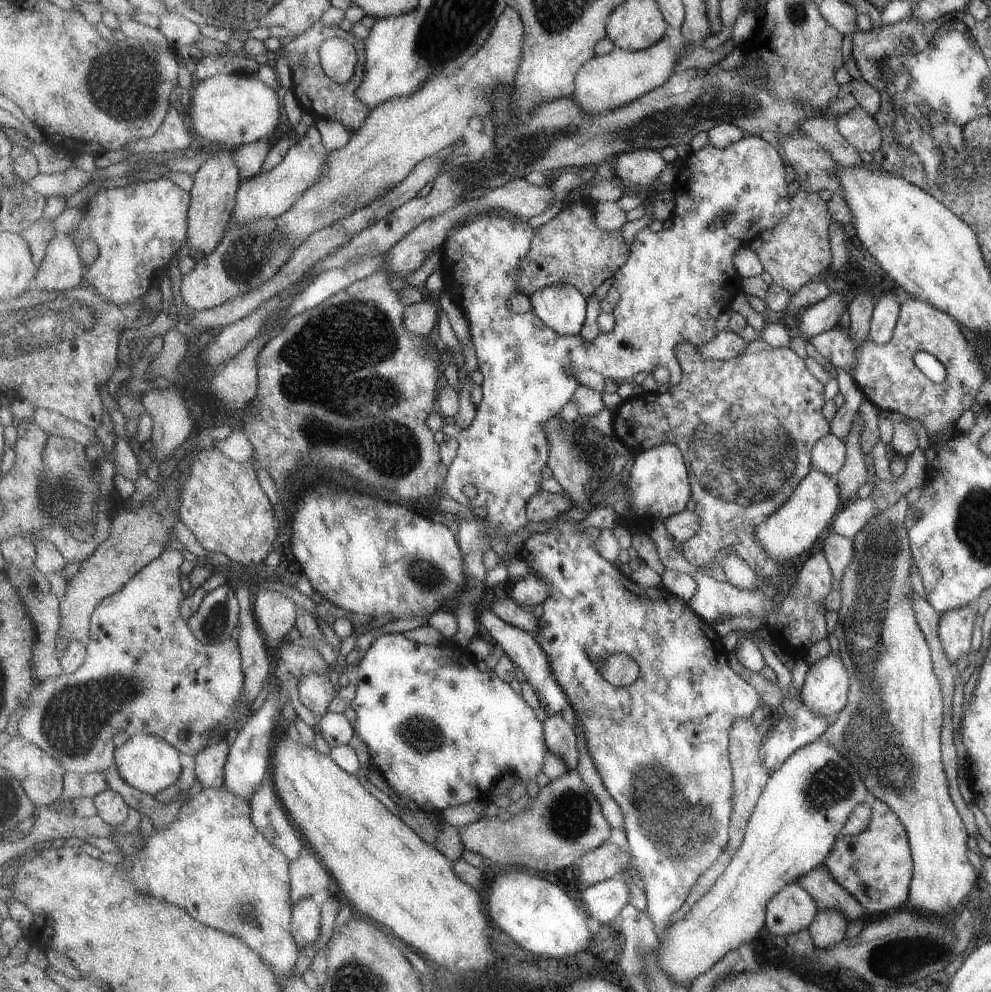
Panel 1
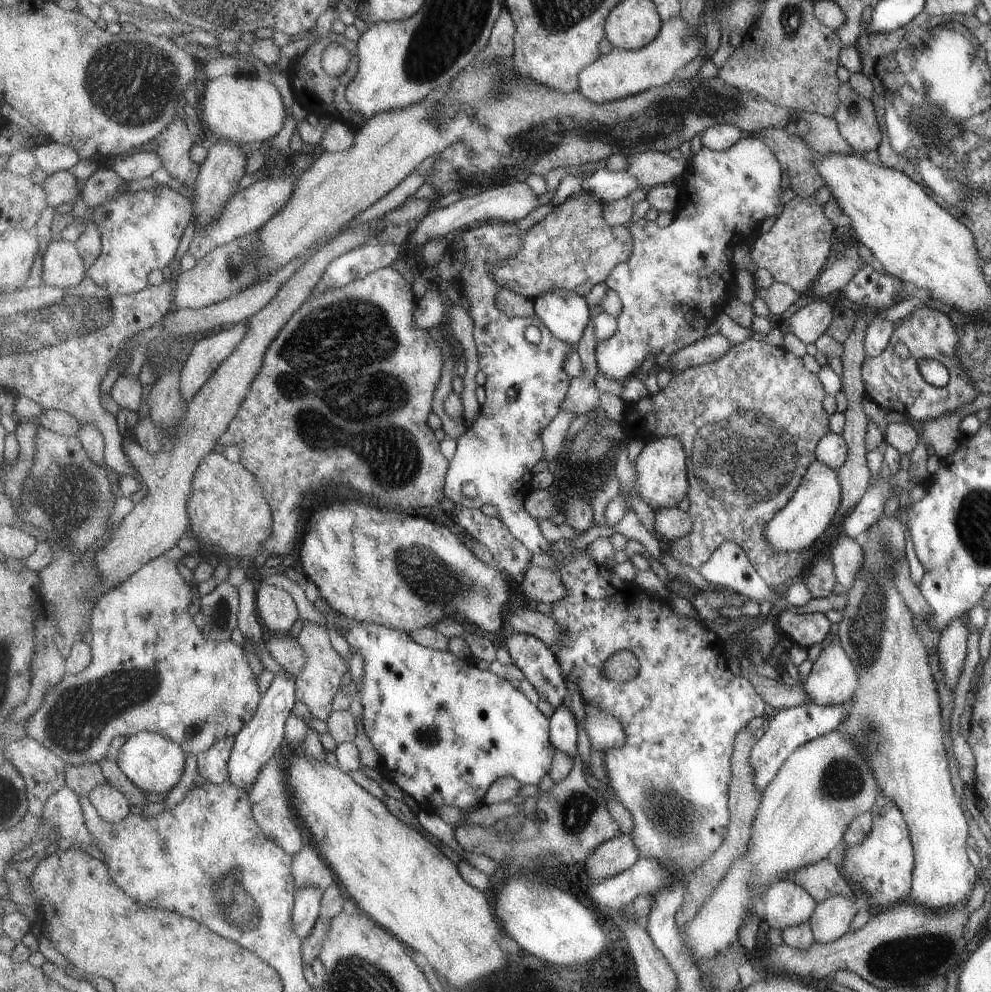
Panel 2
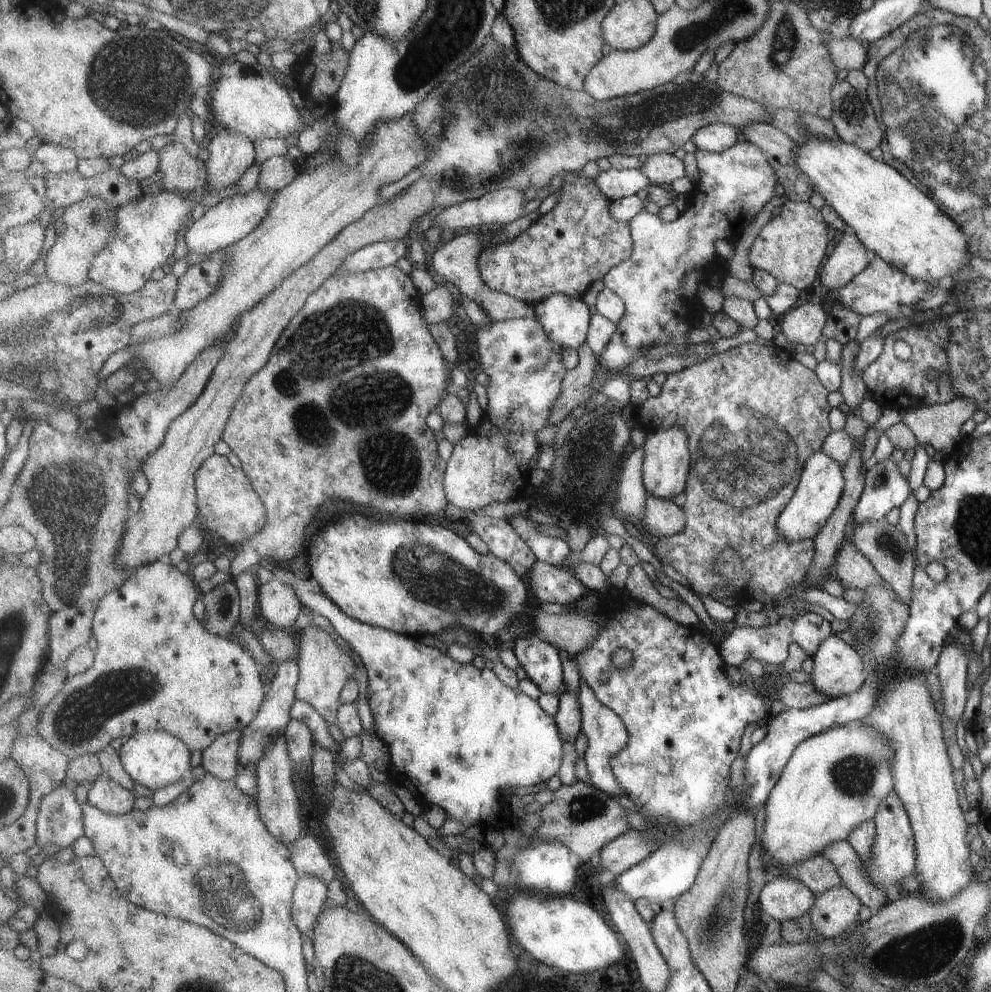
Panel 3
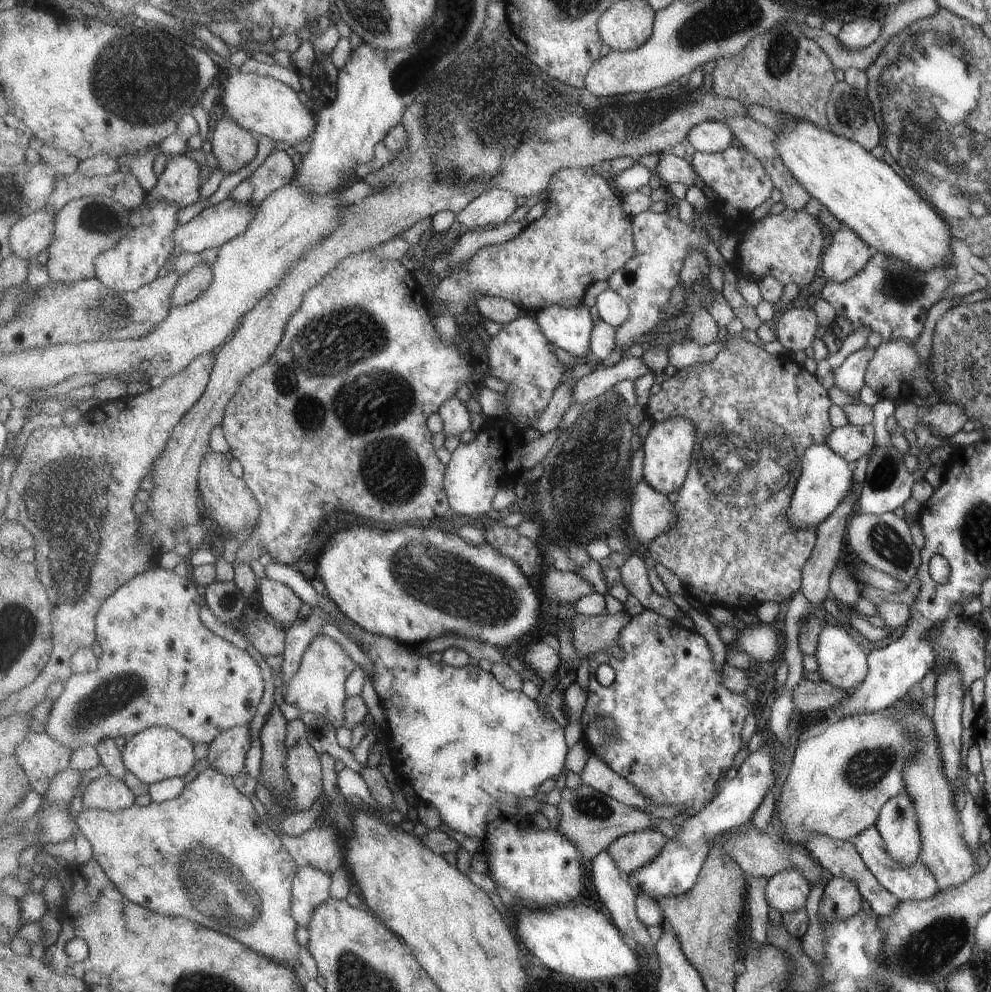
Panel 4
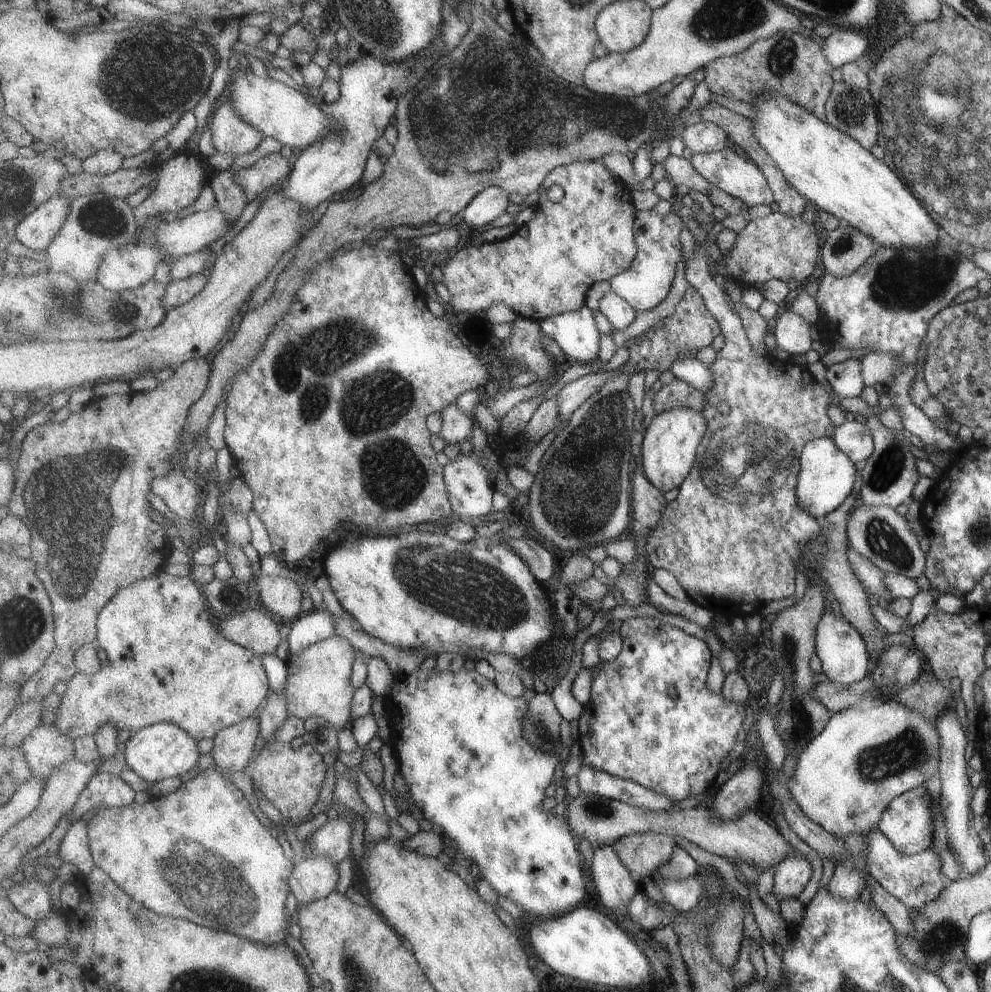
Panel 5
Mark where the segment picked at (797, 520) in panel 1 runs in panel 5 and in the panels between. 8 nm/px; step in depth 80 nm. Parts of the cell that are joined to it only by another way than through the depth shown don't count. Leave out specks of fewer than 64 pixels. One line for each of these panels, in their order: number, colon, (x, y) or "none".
2: (802, 522)
3: (819, 494)
4: (825, 482)
5: (827, 474)

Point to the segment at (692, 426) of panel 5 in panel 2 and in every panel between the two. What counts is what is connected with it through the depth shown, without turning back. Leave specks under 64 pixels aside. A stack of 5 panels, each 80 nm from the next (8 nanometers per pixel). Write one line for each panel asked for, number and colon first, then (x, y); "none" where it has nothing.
2: (663, 481)
3: (667, 464)
4: (669, 446)

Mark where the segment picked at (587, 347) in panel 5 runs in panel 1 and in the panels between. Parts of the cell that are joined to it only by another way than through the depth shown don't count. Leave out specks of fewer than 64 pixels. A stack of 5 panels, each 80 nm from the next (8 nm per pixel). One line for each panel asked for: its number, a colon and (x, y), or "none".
1: (563, 308)
2: (566, 314)
3: (567, 321)
4: (571, 329)

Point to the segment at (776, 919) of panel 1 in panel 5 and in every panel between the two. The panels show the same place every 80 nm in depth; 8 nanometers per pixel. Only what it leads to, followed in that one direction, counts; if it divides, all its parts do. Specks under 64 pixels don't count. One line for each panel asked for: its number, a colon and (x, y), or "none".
2: (784, 904)
3: (783, 898)
4: (787, 890)
5: (791, 874)

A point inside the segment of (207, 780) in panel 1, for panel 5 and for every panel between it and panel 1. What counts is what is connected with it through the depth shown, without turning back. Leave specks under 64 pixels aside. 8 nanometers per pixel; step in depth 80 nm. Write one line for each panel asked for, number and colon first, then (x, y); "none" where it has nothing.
2: (214, 764)
3: (221, 759)
4: (228, 753)
5: (234, 747)

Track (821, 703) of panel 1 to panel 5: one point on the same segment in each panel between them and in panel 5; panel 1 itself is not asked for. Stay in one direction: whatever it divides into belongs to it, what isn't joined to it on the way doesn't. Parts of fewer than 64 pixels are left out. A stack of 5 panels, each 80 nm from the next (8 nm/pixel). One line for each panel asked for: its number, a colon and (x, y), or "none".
2: (833, 679)
3: (837, 670)
4: (841, 662)
5: (844, 659)

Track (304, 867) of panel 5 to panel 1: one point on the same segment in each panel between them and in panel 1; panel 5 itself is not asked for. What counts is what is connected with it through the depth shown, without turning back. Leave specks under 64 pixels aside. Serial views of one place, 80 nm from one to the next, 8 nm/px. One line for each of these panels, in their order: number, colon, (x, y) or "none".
1: (306, 923)
2: (308, 906)
3: (311, 893)
4: (312, 886)

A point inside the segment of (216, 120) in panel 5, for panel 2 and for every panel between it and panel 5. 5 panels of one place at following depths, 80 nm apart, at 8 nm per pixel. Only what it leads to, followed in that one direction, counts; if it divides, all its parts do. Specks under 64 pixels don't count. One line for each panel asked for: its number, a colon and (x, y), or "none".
2: (220, 173)
3: (231, 154)
4: (234, 146)

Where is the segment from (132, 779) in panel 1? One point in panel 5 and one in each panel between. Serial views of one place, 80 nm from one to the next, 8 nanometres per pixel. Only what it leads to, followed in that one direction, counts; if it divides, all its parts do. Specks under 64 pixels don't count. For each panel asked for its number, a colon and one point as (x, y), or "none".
2: (154, 762)
3: (154, 758)
4: (157, 753)
5: (162, 750)

